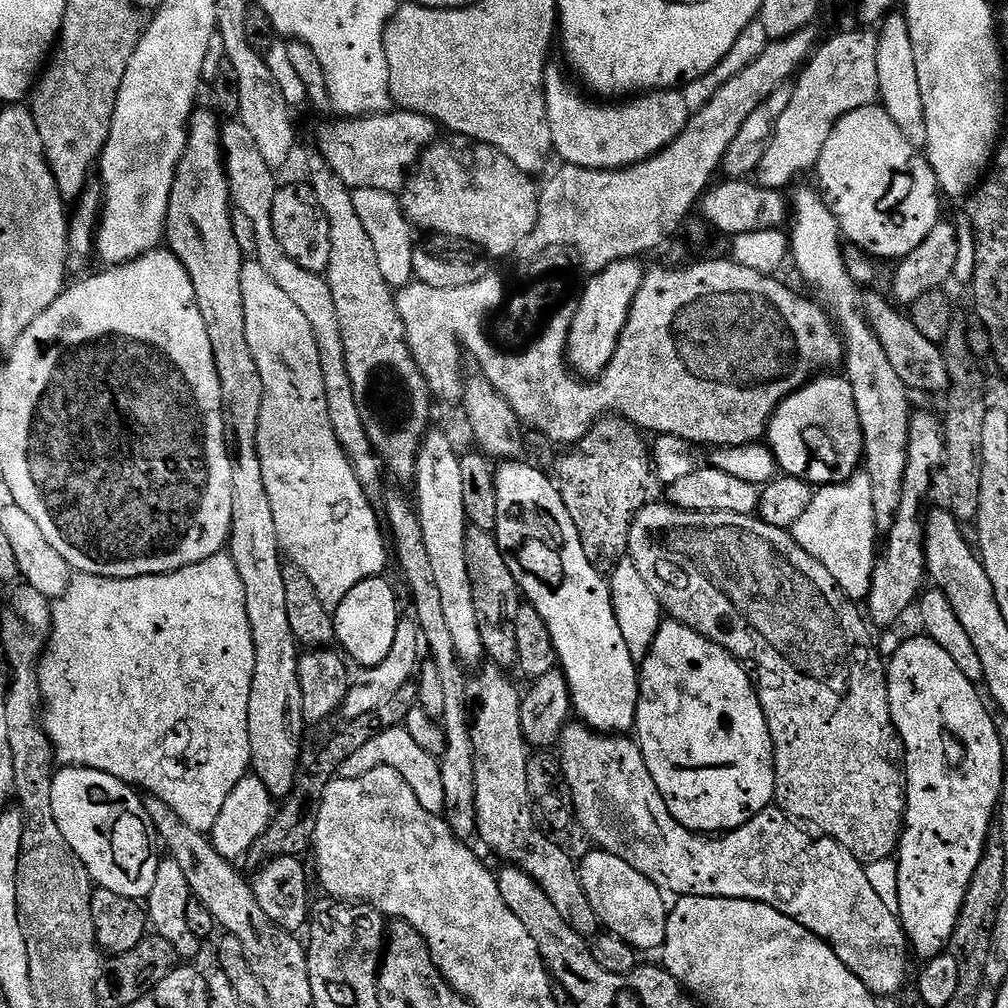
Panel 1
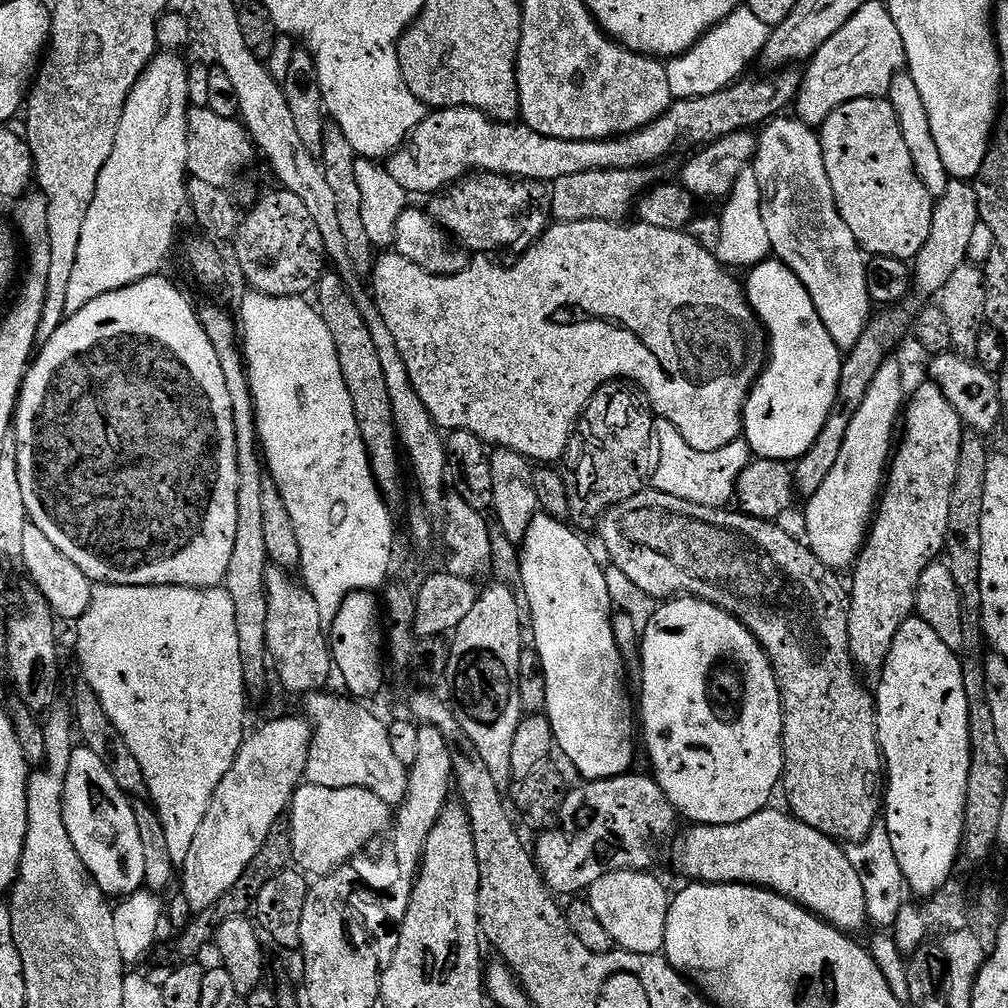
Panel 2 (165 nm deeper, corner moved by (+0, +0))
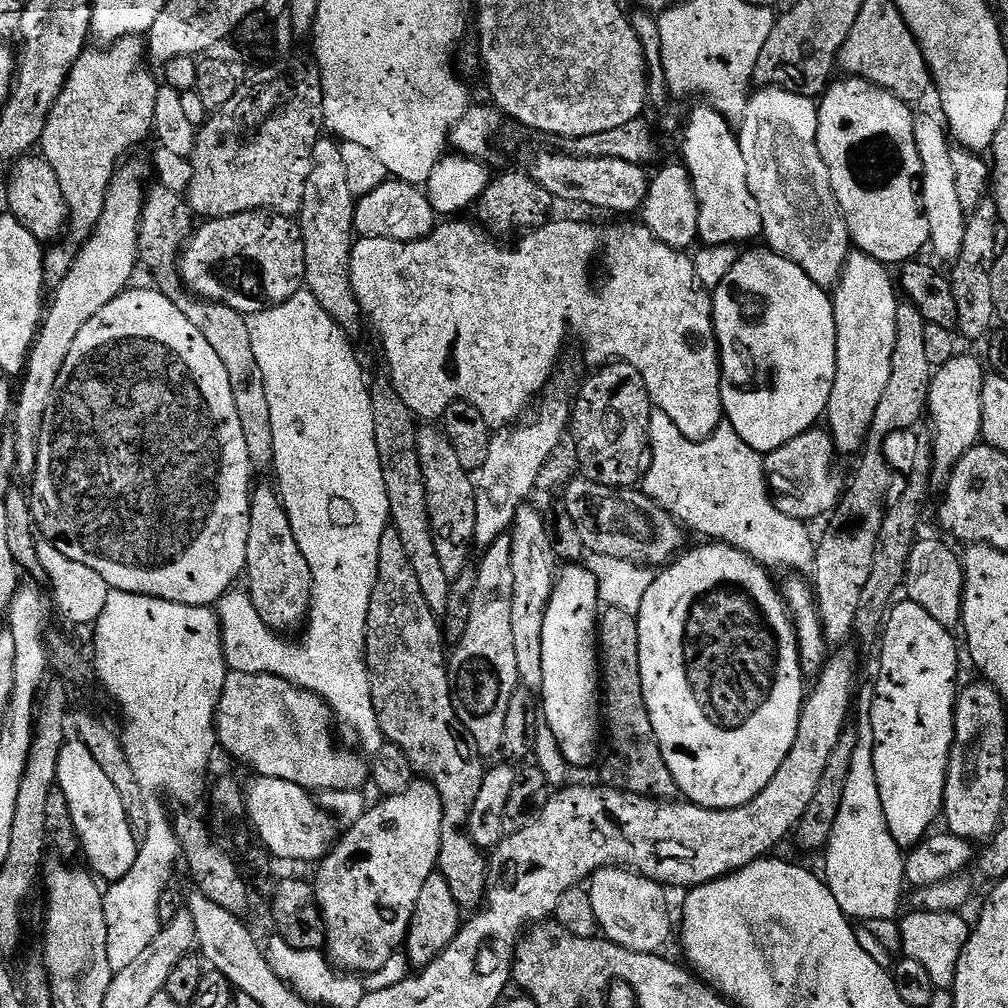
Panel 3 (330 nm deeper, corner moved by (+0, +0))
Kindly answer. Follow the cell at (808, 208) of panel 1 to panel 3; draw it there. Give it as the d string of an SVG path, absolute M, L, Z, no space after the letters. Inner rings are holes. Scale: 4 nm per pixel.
M766 88L751 93L746 114L738 126L742 158L746 162L746 178L750 182L750 194L762 210L762 240L771 251L782 258L794 262L819 288L835 289L848 260L850 241L844 215L836 201L834 190L830 186L830 170L822 162L818 150L818 104L811 96L799 96L785 88Z

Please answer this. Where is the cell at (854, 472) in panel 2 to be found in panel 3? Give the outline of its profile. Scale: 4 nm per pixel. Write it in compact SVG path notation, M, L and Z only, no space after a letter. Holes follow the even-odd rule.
M859 250L849 251L844 271L840 273L840 280L831 293L836 323L836 373L830 390L826 428L832 433L832 440L836 443L837 453L840 454L859 453L863 449L874 422L874 410L886 390L886 385L890 383L890 362L894 362L896 341L898 288L894 283L894 276L888 272L891 271L885 265L870 258L866 253Z

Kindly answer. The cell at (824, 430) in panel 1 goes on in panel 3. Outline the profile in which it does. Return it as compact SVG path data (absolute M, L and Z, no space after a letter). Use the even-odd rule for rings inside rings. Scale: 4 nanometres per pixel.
M771 250L763 251L741 254L711 297L712 321L720 343L724 420L738 430L738 438L746 446L767 454L817 427L827 413L836 373L836 323L832 297L825 289L819 288L794 262Z

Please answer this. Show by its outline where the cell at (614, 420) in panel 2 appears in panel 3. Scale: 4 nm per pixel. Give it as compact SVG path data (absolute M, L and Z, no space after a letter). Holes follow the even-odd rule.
M609 362L596 372L574 396L570 435L577 447L579 471L583 479L607 488L635 489L648 473L652 445L648 443L650 418L654 411L646 382L634 366Z

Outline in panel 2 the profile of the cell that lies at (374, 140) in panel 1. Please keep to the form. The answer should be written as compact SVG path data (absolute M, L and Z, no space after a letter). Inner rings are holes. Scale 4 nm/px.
M780 70L775 74L764 74L761 80L748 80L749 78L741 78L736 81L730 88L725 88L724 91L718 94L710 94L702 98L690 98L689 100L676 100L668 108L666 114L662 118L658 118L650 126L639 128L636 132L631 132L628 136L614 136L610 140L563 140L562 138L550 138L546 134L538 134L534 130L530 130L528 125L523 122L501 122L499 120L492 120L485 112L479 112L473 108L441 108L439 110L432 110L425 115L424 120L409 136L404 147L398 149L393 156L388 157L386 161L386 171L390 174L390 178L394 178L394 182L398 182L398 186L402 186L405 192L415 194L417 192L420 196L425 198L431 197L433 194L461 181L469 174L477 172L496 172L499 176L511 176L517 180L538 180L541 182L551 182L558 178L566 178L573 174L590 174L590 170L630 170L631 168L637 170L647 169L647 164L656 164L659 160L664 160L672 151L675 150L679 144L696 144L695 146L707 146L716 140L722 139L723 136L729 136L735 132L747 132L749 130L759 129L761 126L777 119L781 114L793 107L796 102L796 95L800 92L800 81L802 79L801 73L796 70Z

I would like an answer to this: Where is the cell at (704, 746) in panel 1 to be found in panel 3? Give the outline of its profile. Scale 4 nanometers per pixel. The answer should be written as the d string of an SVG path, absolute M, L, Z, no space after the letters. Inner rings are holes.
M704 542L701 548L690 548L681 551L671 563L657 571L660 572L657 576L655 573L649 579L646 598L642 598L642 606L636 613L638 662L642 662L642 694L646 698L646 710L650 714L662 758L666 758L666 766L670 766L670 774L674 774L679 795L685 801L703 808L737 808L749 804L759 792L766 790L766 782L778 774L778 766L782 766L790 754L790 746L794 746L794 738L798 734L800 712L804 709L806 677L804 667L800 665L800 648L796 645L796 626L792 623L792 614L788 611L778 584L768 577L771 576L769 569L728 544Z

